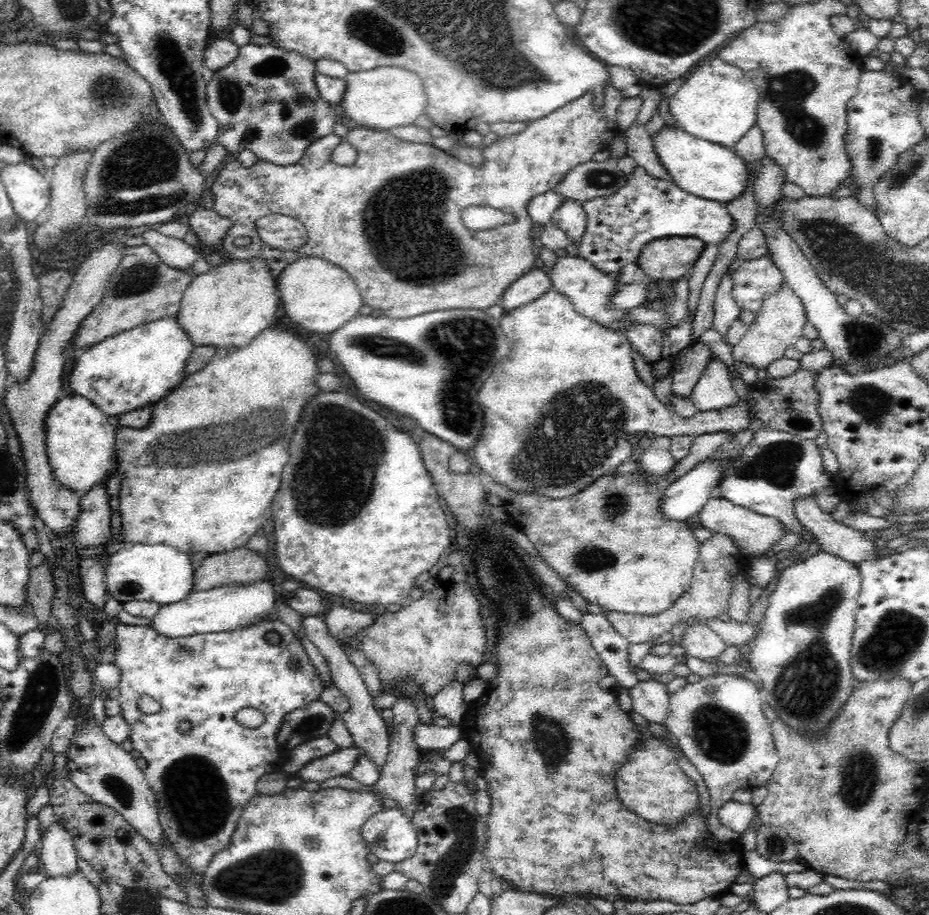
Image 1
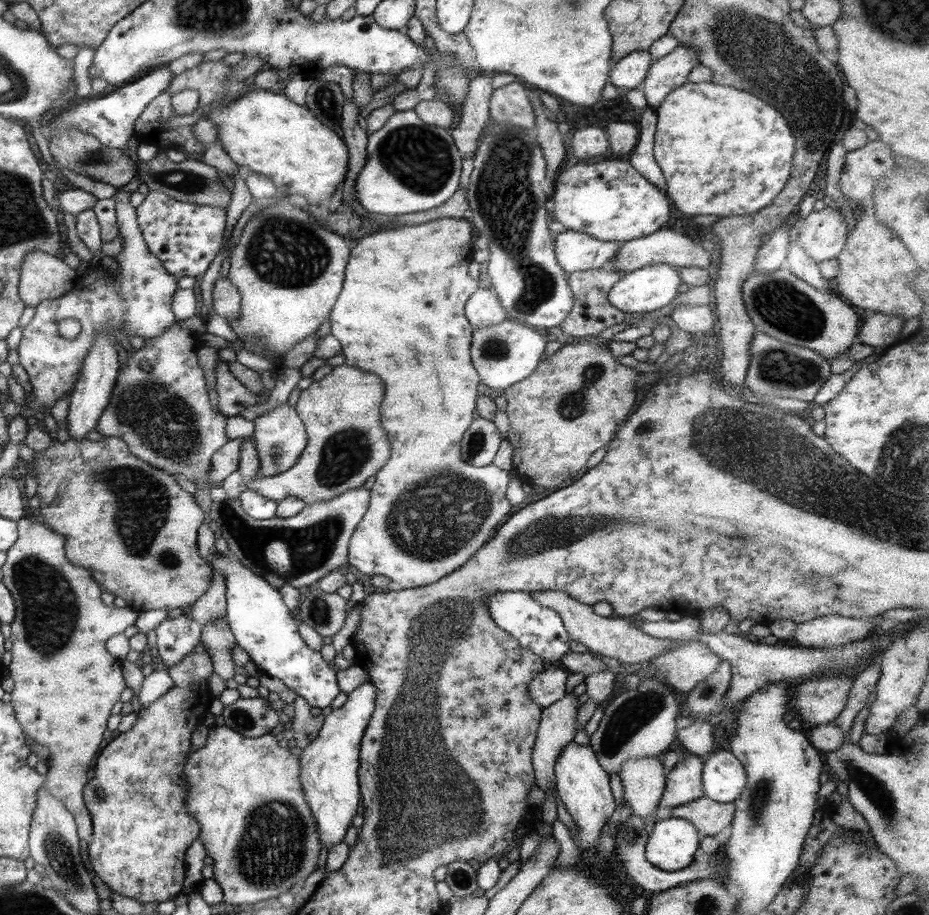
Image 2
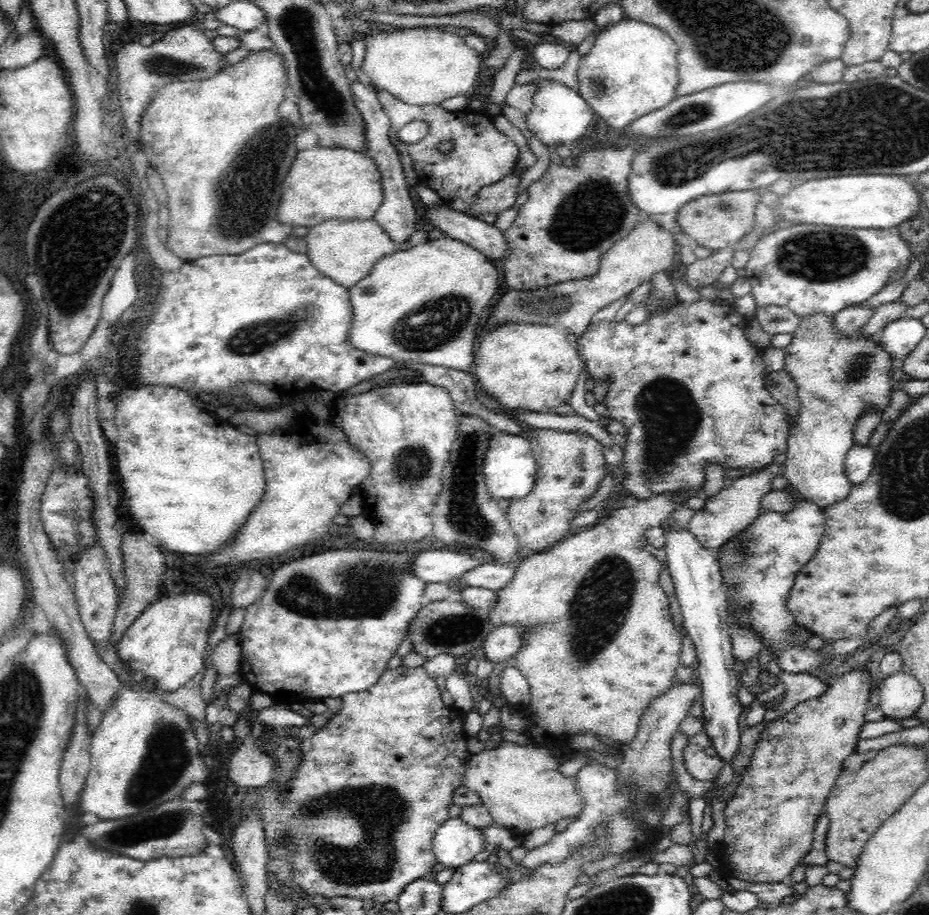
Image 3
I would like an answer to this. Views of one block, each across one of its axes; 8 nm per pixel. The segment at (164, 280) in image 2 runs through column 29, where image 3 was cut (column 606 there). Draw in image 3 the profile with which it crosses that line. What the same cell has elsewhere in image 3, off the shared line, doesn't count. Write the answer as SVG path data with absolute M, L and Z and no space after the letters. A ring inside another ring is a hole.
M678 297L662 305L653 311L650 311L643 323L638 326L626 326L625 321L618 321L613 317L608 321L598 321L587 324L587 328L576 336L576 353L578 359L583 364L585 377L591 378L594 382L606 382L608 390L605 395L603 404L609 412L609 416L614 420L609 420L607 426L608 431L616 436L624 436L624 430L620 430L620 422L628 428L630 436L628 436L628 444L626 444L626 458L624 458L624 466L626 466L626 490L632 492L638 500L646 500L650 496L663 494L663 496L681 496L683 502L688 498L701 494L704 483L704 468L708 465L720 465L721 468L738 468L741 467L745 475L756 472L762 466L770 465L778 461L784 456L785 450L788 448L787 438L790 428L787 428L787 413L783 406L776 402L775 398L767 391L766 378L769 372L762 365L763 350L756 346L748 339L746 335L746 327L749 325L749 318L740 315L733 306L728 302L712 301L698 297L696 300L682 301Z

